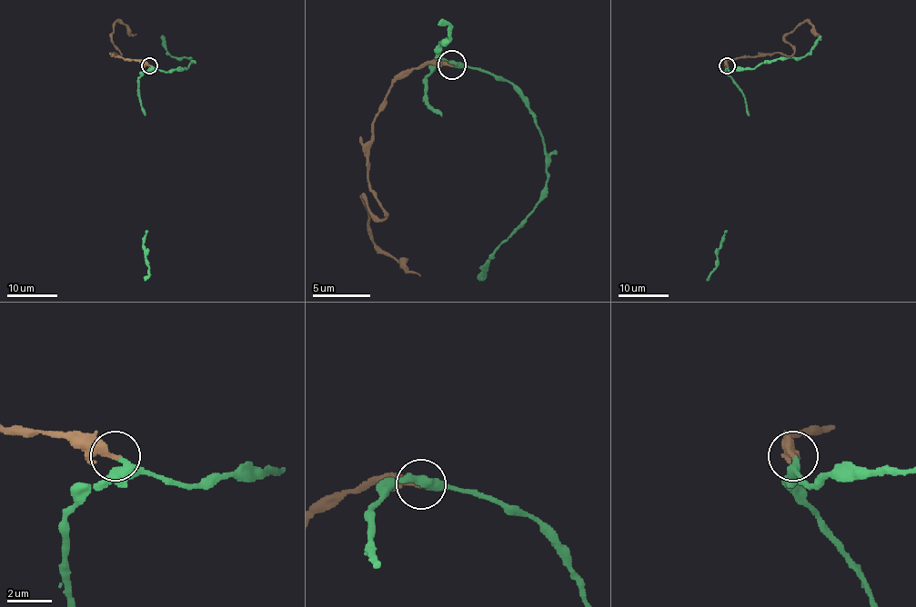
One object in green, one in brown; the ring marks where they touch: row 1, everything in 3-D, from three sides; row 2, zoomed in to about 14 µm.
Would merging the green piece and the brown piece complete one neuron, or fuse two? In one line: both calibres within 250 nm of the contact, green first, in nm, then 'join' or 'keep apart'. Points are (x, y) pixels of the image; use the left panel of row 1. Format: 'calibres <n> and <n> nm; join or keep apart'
calibres 280 and 320 nm; join

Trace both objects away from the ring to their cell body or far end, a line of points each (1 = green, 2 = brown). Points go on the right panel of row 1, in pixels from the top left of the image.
1: (727, 64), (726, 73), (743, 94), (747, 115), (727, 232), (718, 251), (716, 269), (707, 281)
2: (727, 64), (728, 60), (767, 54), (792, 54), (793, 48), (785, 37), (805, 21), (819, 34)

